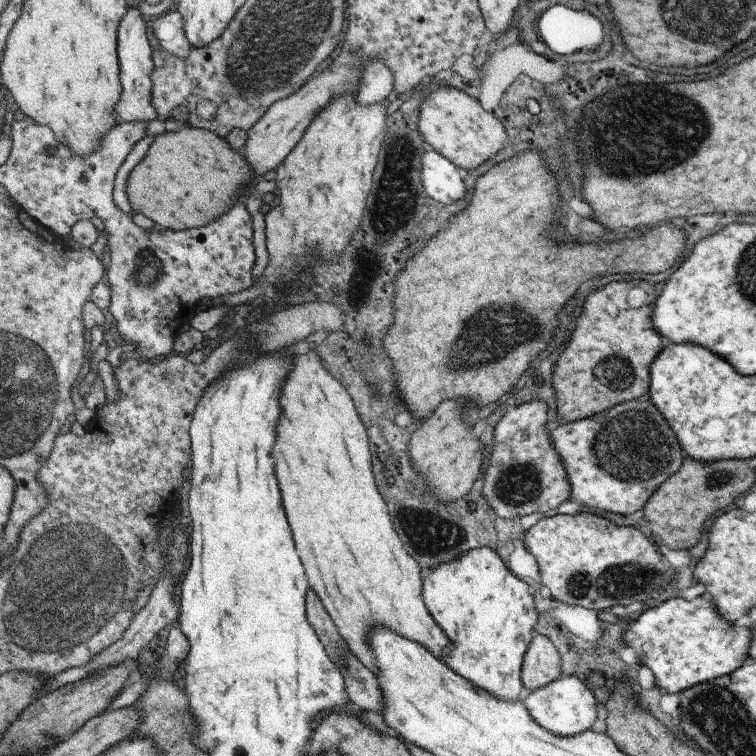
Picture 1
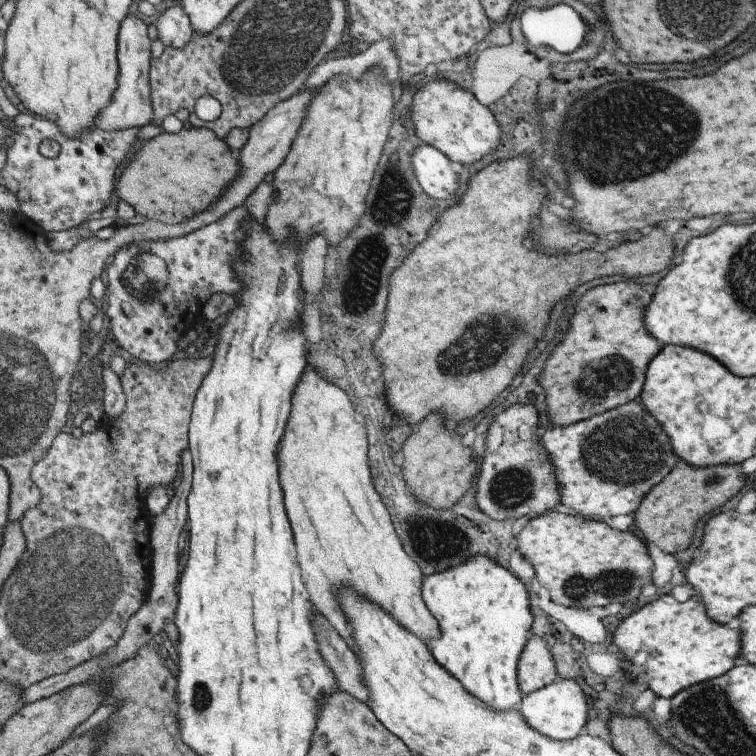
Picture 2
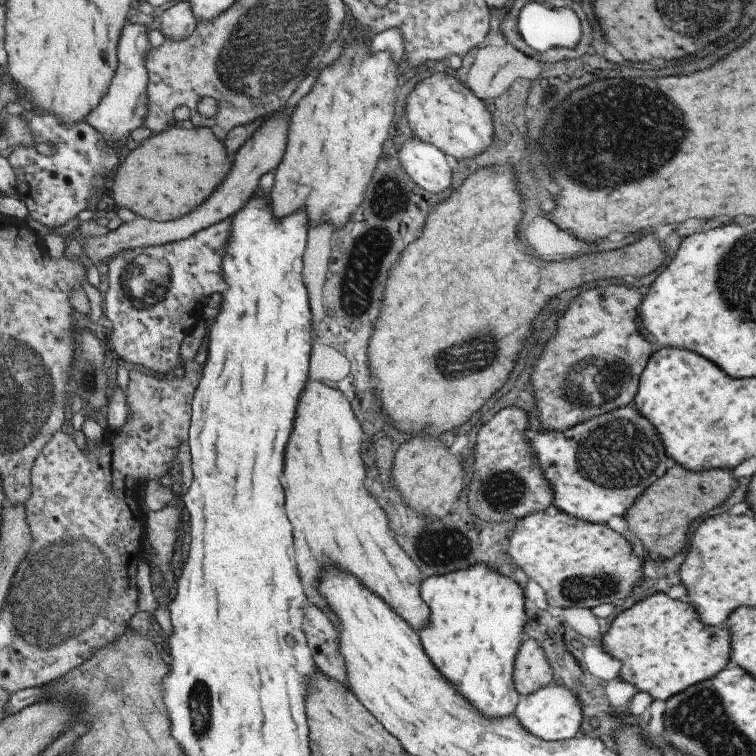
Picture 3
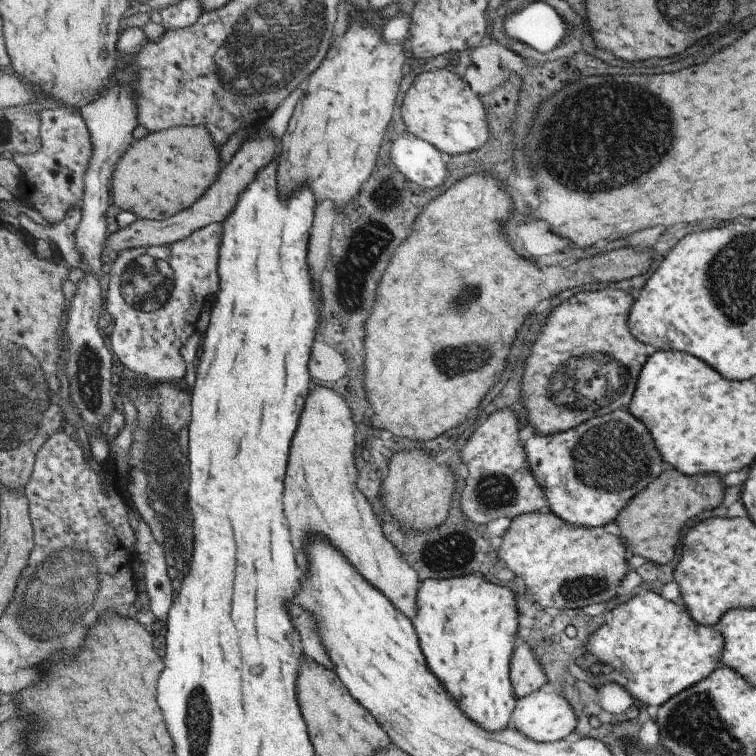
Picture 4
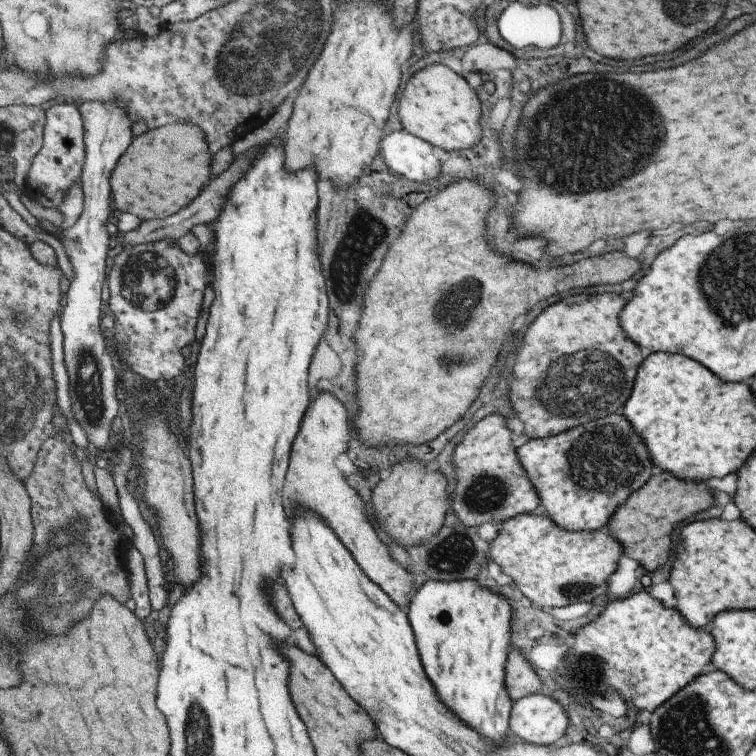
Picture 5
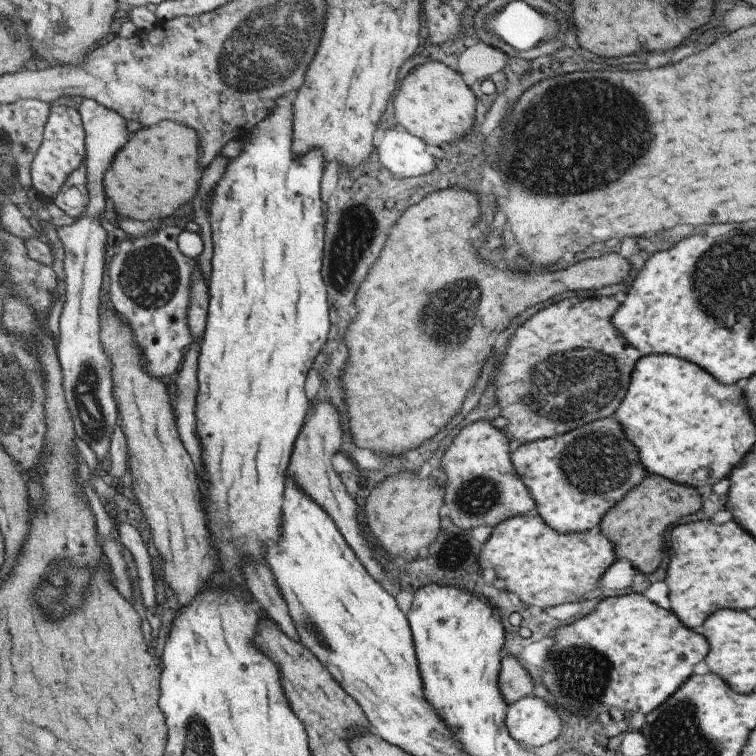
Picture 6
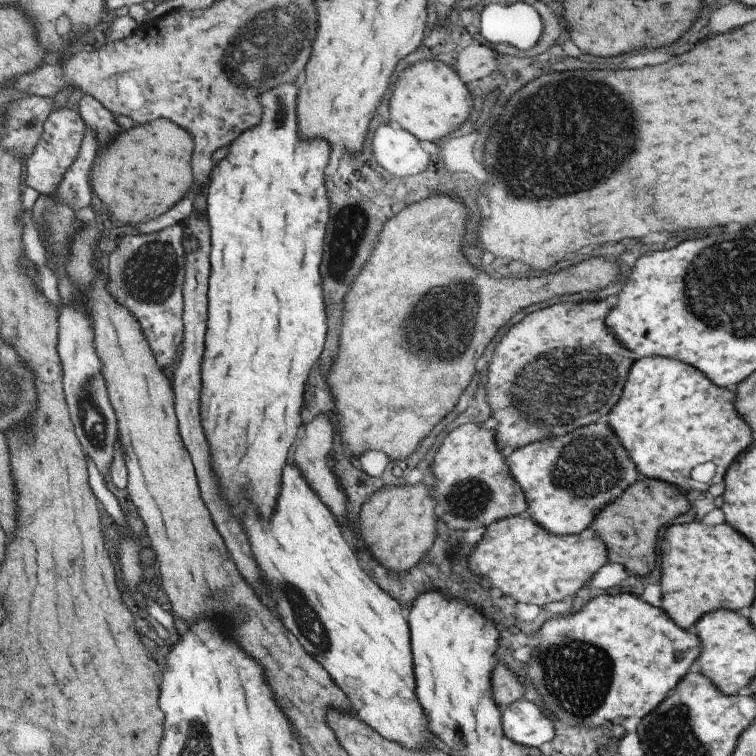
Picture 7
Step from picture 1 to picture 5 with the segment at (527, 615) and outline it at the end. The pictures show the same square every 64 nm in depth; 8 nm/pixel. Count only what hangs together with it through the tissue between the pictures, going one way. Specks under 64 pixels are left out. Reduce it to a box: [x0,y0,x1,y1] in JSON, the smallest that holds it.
[409,580,519,750]

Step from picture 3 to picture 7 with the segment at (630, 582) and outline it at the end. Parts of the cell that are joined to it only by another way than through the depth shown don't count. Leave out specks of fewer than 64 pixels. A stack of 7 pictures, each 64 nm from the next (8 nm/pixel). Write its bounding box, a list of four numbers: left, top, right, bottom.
[469,515,607,607]

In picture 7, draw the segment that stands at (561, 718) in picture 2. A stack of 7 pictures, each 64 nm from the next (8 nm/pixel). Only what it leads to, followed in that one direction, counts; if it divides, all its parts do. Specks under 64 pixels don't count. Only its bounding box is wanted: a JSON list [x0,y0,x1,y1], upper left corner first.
[501,700,557,748]

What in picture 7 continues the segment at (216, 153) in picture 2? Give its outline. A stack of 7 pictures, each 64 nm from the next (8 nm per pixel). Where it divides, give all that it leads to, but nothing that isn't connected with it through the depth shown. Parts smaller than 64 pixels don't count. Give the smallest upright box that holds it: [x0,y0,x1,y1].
[91,118,195,225]

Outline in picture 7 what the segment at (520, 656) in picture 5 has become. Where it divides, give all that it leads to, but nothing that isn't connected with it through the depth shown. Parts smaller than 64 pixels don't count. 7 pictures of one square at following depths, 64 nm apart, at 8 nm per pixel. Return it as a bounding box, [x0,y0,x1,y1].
[491,662,526,710]

